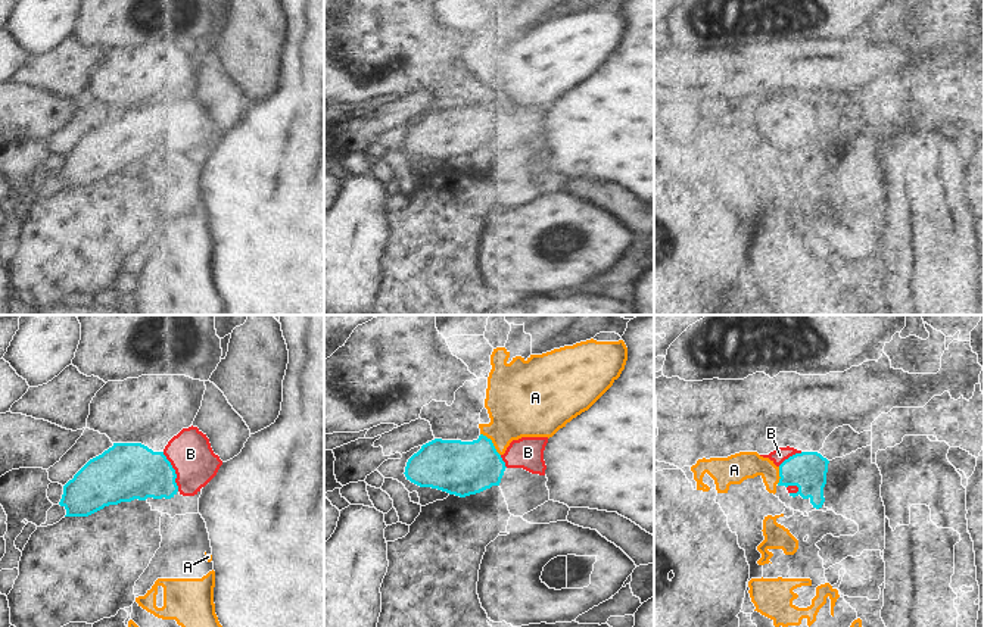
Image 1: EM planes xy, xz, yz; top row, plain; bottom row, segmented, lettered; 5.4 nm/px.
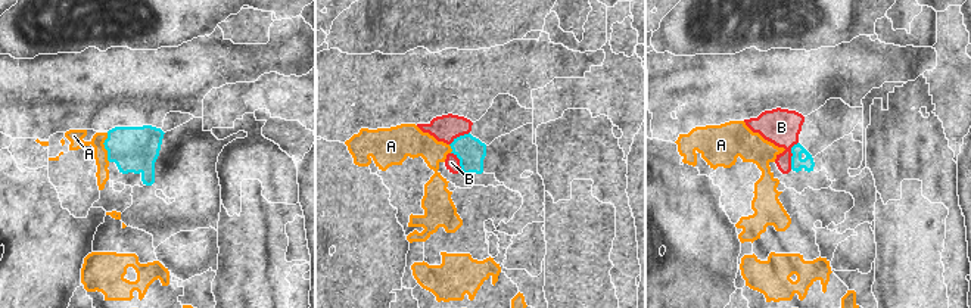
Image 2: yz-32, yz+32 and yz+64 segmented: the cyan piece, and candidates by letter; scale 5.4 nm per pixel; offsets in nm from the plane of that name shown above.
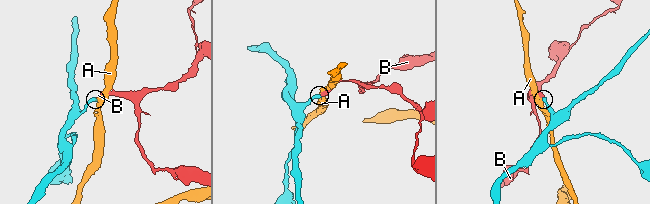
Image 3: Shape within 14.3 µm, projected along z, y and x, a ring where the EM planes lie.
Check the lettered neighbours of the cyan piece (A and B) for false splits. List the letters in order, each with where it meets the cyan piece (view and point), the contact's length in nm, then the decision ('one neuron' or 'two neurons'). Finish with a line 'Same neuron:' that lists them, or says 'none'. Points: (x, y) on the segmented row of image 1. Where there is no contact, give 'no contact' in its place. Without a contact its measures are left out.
A: meets cyan in xz at (492, 443); contact 170 nm long; two neurons
B: meets cyan in xy at (174, 471); contact 240 nm long; one neuron
Same neuron: B

